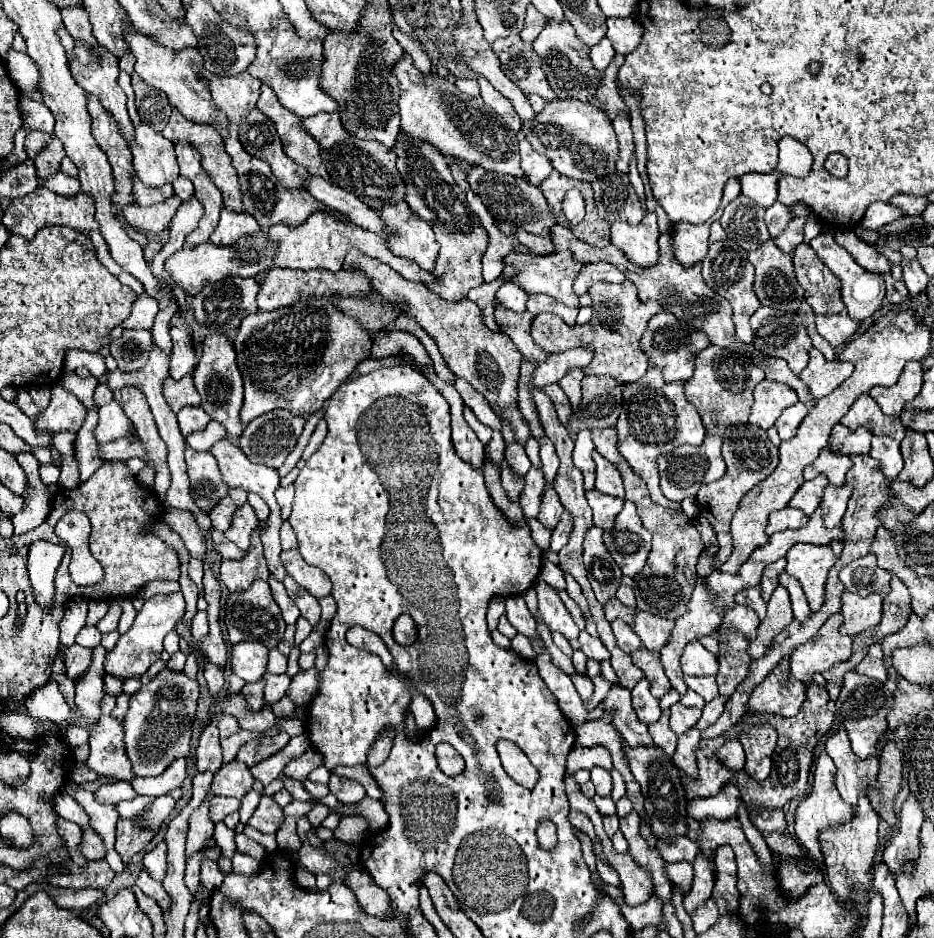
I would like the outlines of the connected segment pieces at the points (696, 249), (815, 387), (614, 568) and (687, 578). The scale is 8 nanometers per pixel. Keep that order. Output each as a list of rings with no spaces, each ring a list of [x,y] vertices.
[[[719,208],[717,214],[711,220],[707,220],[705,224],[701,224],[701,226],[681,222],[681,224],[675,224],[671,228],[675,258],[683,266],[693,266],[695,262],[705,258],[707,248],[709,248],[709,226],[713,224],[713,220],[719,220],[721,212],[723,212],[723,208]]]
[[[817,348],[809,350],[809,364],[807,368],[799,374],[799,378],[805,382],[813,396],[813,404],[817,404],[819,398],[831,394],[841,382],[845,382],[853,372],[851,362],[839,362],[839,360],[825,360]]]
[[[591,526],[587,530],[585,542],[583,542],[583,562],[587,568],[587,578],[591,582],[595,598],[601,604],[605,604],[609,598],[615,596],[623,574],[617,562],[613,562],[611,554],[605,550],[601,536],[603,536],[603,530],[597,526]]]
[[[605,428],[605,430],[593,430],[593,442],[595,448],[611,462],[617,466],[623,486],[625,486],[625,500],[635,502],[637,514],[643,520],[643,526],[653,534],[653,546],[647,558],[647,564],[639,576],[635,576],[635,598],[637,598],[637,608],[639,610],[649,610],[655,616],[667,618],[667,620],[677,620],[681,614],[685,614],[685,604],[689,600],[689,592],[693,592],[695,582],[697,582],[697,572],[695,564],[701,554],[701,538],[697,534],[697,528],[693,522],[679,510],[669,510],[663,506],[657,506],[649,498],[649,490],[645,486],[645,480],[639,478],[625,458],[617,452],[617,432],[615,428]]]

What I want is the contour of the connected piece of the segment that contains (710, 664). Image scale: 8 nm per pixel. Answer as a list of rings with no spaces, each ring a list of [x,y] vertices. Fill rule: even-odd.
[[[695,640],[685,646],[681,656],[681,668],[685,674],[691,674],[691,676],[717,676],[719,662],[711,652],[707,652]]]

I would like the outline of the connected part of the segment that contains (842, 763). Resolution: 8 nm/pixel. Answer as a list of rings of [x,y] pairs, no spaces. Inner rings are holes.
[[[837,728],[825,744],[825,752],[831,756],[831,760],[837,766],[837,790],[841,798],[853,808],[857,806],[857,796],[865,794],[867,786],[877,782],[877,770],[879,770],[879,758],[857,758],[849,746],[849,738],[845,734],[845,728]]]

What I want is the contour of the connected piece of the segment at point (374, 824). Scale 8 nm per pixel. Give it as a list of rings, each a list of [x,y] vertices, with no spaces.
[[[365,796],[355,806],[353,804],[339,804],[335,812],[339,816],[363,816],[363,818],[367,818],[371,832],[381,832],[387,826],[387,820],[389,820],[383,804],[379,800],[369,798],[369,796]]]

